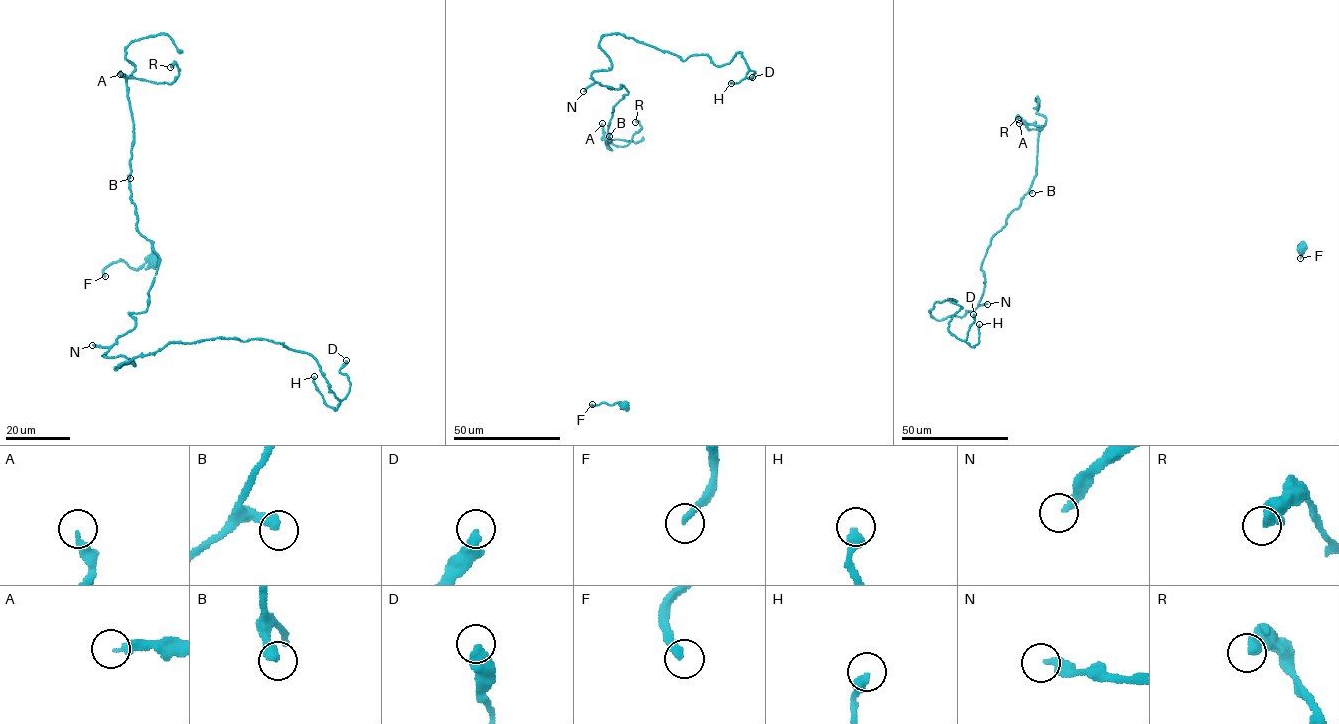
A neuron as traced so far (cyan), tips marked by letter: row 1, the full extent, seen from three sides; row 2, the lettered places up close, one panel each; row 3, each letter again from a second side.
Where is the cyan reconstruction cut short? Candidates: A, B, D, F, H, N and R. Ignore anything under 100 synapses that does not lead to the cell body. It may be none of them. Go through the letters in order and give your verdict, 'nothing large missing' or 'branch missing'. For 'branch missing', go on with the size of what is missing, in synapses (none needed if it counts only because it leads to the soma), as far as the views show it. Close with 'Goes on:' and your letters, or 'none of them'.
A: nothing large missing
B: nothing large missing
D: nothing large missing
F: branch missing; about 250 synapses
H: nothing large missing
N: nothing large missing
R: nothing large missing
Goes on: F

